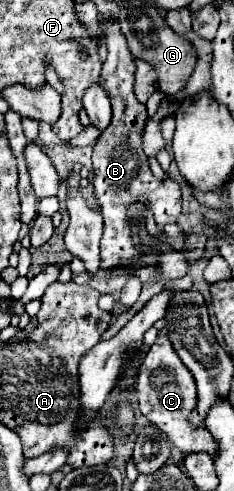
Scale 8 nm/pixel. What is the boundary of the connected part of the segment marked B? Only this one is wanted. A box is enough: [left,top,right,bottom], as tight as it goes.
[93,22,181,268]

